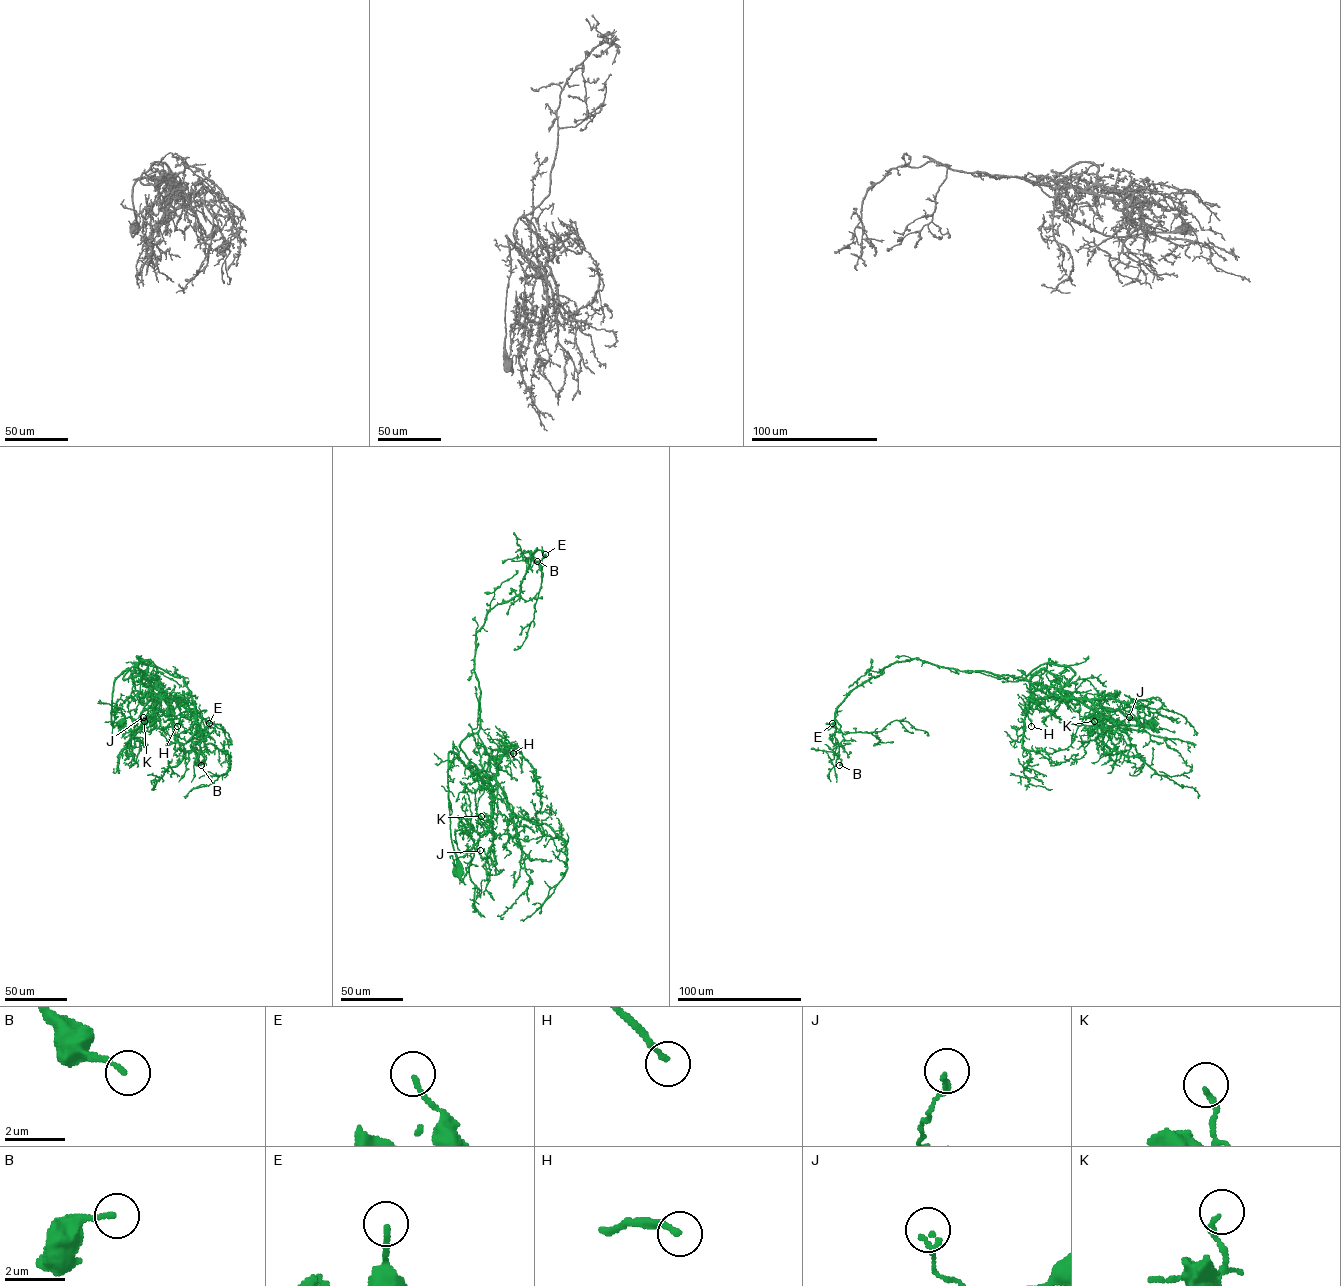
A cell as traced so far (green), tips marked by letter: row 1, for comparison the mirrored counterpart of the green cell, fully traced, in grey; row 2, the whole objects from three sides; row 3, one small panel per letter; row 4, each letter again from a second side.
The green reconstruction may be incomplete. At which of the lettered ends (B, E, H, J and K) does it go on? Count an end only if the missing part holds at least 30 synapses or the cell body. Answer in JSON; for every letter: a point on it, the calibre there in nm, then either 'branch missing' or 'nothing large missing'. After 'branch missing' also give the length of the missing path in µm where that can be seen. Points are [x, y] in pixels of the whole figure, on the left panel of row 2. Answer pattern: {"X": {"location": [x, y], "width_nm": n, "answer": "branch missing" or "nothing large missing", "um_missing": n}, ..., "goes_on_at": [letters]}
{"B": {"location": [201, 765], "width_nm": 160, "answer": "nothing large missing"}, "E": {"location": [209, 723], "width_nm": 160, "answer": "nothing large missing"}, "H": {"location": [177, 726], "width_nm": 180, "answer": "branch missing", "um_missing": 30}, "J": {"location": [143, 717], "width_nm": 170, "answer": "nothing large missing"}, "K": {"location": [144, 721], "width_nm": 170, "answer": "nothing large missing"}, "goes_on_at": ["H"]}

